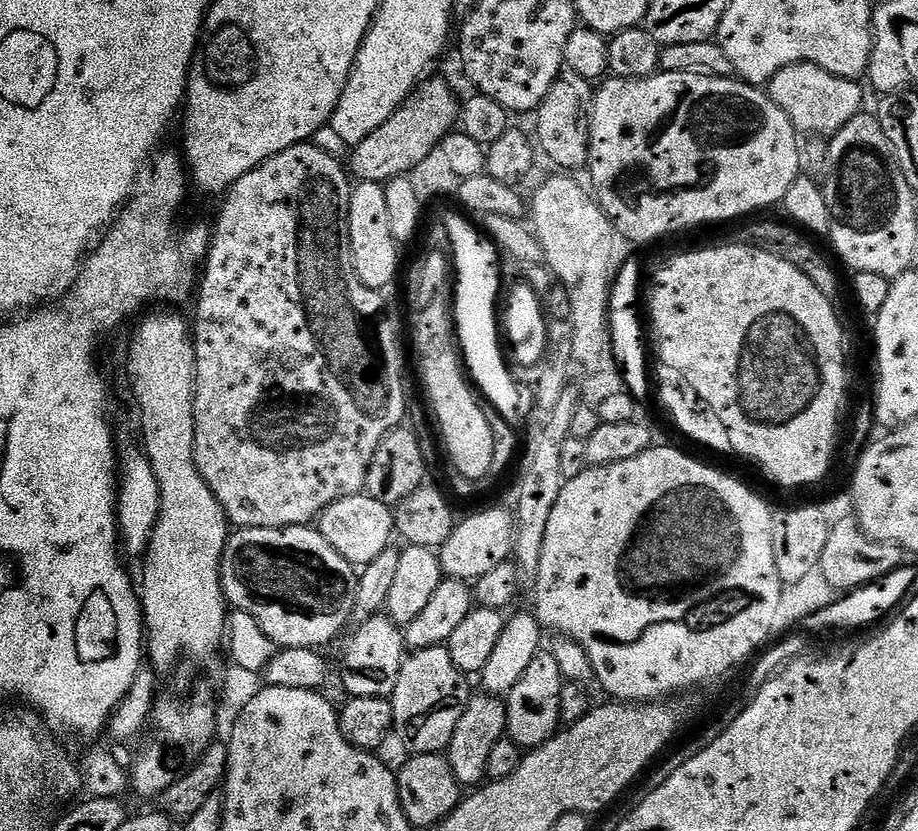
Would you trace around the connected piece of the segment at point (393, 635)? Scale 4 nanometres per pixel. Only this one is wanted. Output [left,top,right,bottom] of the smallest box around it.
[340,614,406,697]

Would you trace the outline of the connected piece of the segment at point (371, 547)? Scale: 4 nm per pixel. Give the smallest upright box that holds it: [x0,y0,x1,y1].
[318,494,396,566]

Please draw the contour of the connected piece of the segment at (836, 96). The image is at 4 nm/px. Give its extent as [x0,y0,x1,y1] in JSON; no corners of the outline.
[766,64,864,138]

